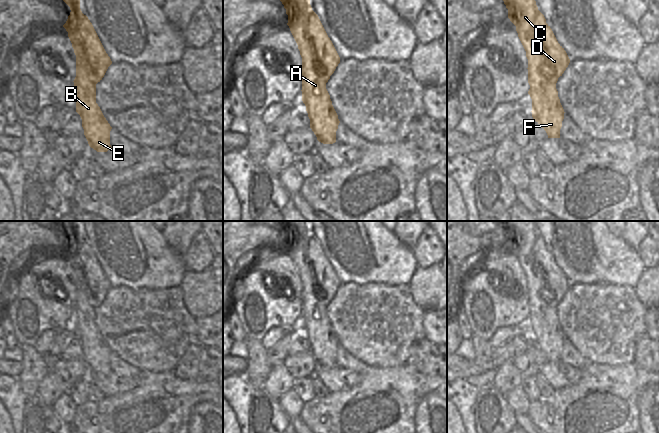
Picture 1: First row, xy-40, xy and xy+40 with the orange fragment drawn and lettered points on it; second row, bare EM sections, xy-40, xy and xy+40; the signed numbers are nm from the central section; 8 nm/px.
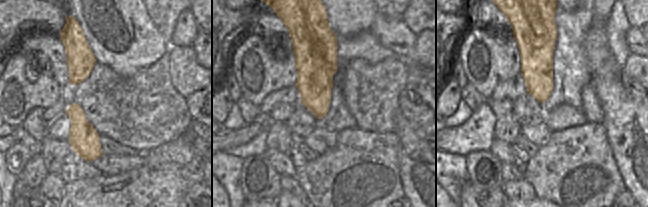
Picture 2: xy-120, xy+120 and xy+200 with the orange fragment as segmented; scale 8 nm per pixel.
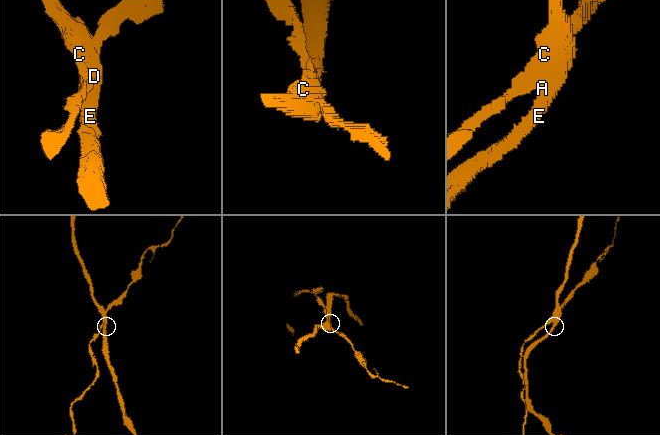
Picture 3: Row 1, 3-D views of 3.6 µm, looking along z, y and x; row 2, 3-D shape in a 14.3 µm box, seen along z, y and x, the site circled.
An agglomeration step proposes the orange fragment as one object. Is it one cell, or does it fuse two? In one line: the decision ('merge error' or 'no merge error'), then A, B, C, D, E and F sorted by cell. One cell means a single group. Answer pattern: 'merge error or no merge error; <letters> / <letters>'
merge error; A B C E F / D

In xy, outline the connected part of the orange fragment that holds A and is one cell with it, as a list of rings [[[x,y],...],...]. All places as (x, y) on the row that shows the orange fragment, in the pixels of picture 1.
[[[310,0],[280,1],[286,9],[287,25],[302,57],[302,101],[310,119],[310,128],[319,142],[333,144],[336,142],[336,131],[340,121],[326,89],[330,76],[318,75],[318,57],[310,49],[310,41],[314,36],[308,21],[312,11]]]

